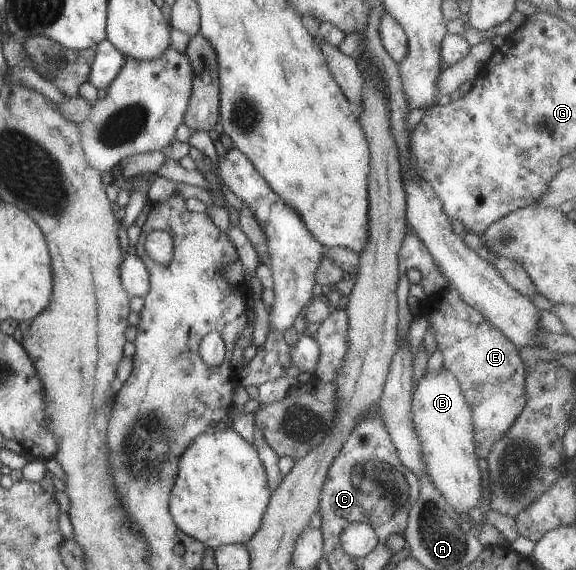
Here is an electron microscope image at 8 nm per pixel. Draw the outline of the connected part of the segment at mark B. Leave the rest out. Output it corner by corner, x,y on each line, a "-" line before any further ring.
445,368
434,373
426,370
417,380
412,395
411,422
419,436
425,468
446,501
467,517
469,510
481,504
483,486
479,459
475,454
473,416
460,382

